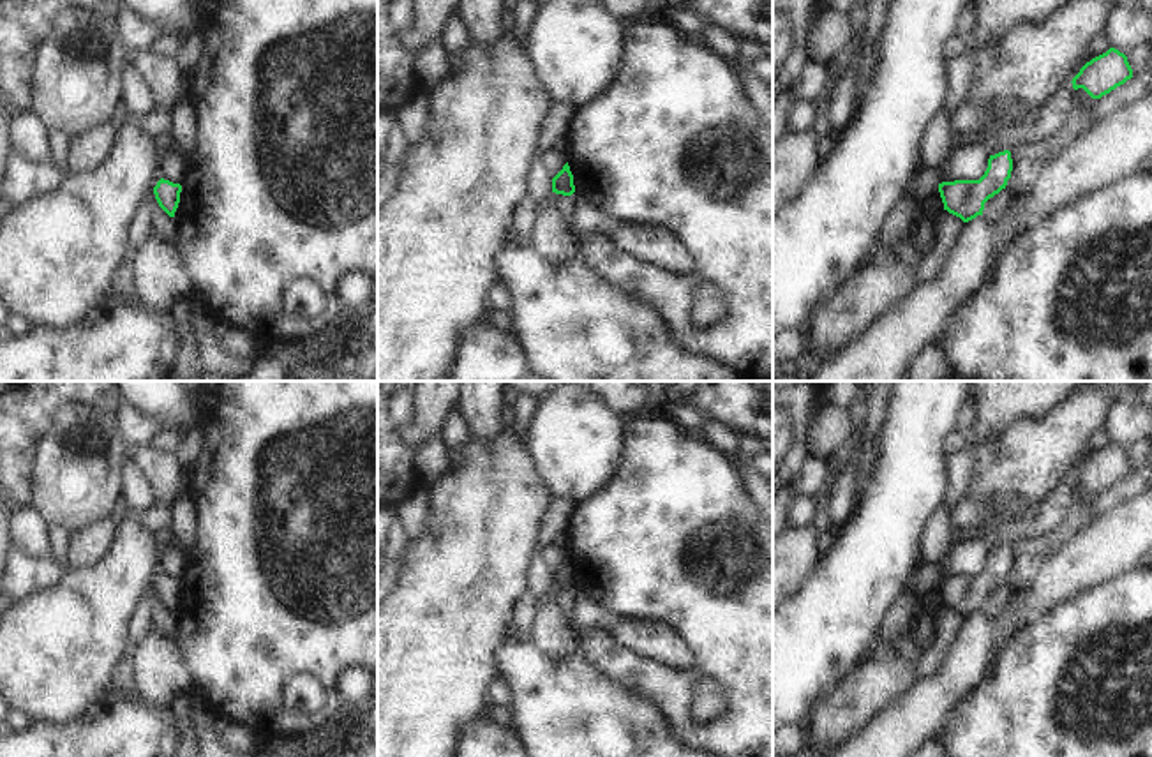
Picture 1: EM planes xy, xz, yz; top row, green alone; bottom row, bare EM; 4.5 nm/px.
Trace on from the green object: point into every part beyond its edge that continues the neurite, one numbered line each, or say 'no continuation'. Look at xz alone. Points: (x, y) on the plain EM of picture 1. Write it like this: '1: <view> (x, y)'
no continuation

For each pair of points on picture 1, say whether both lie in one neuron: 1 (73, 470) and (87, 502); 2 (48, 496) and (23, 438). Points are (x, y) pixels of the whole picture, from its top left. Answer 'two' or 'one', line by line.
1: one
2: two

